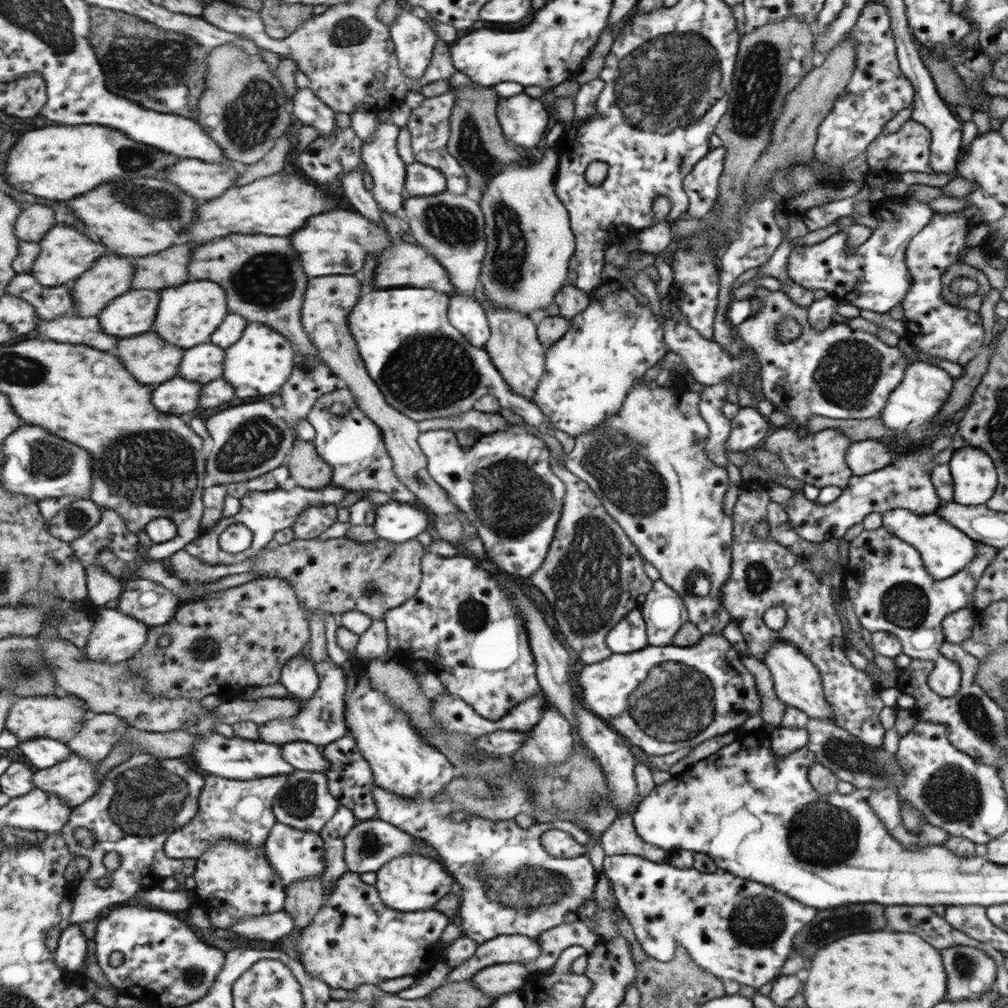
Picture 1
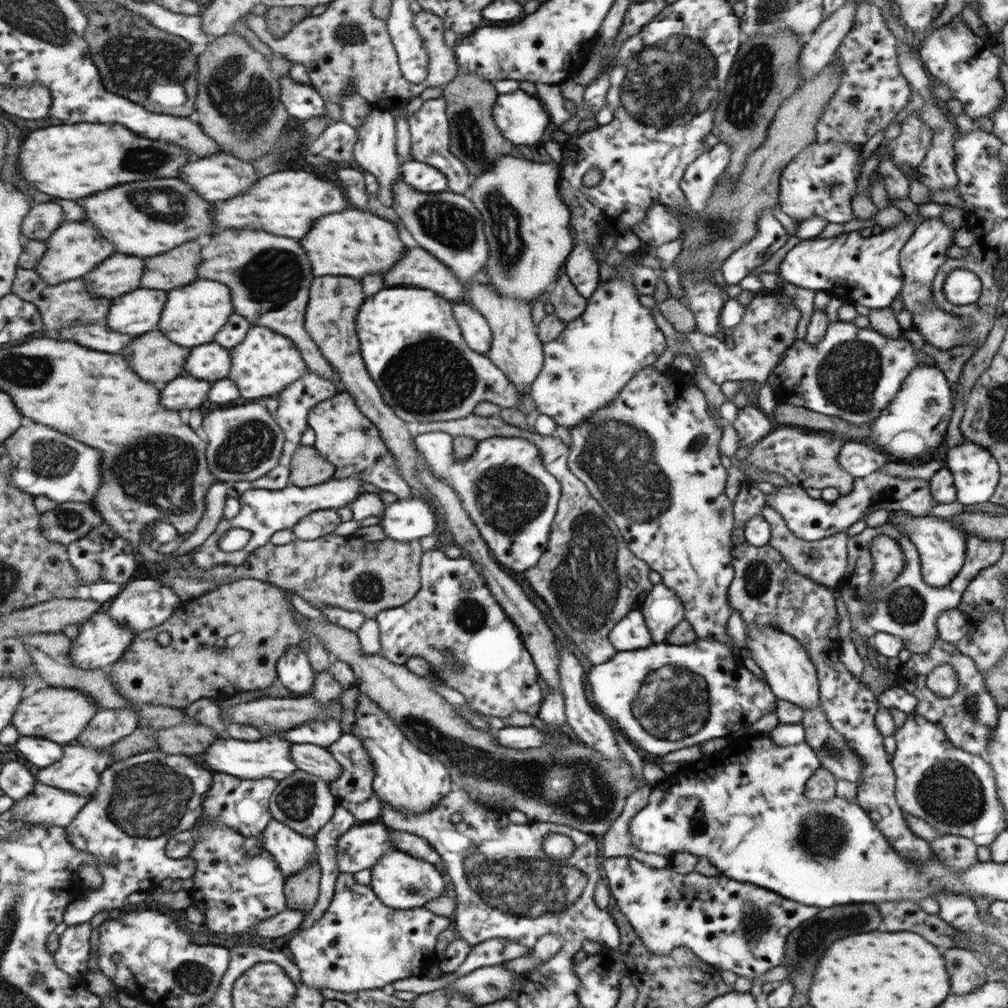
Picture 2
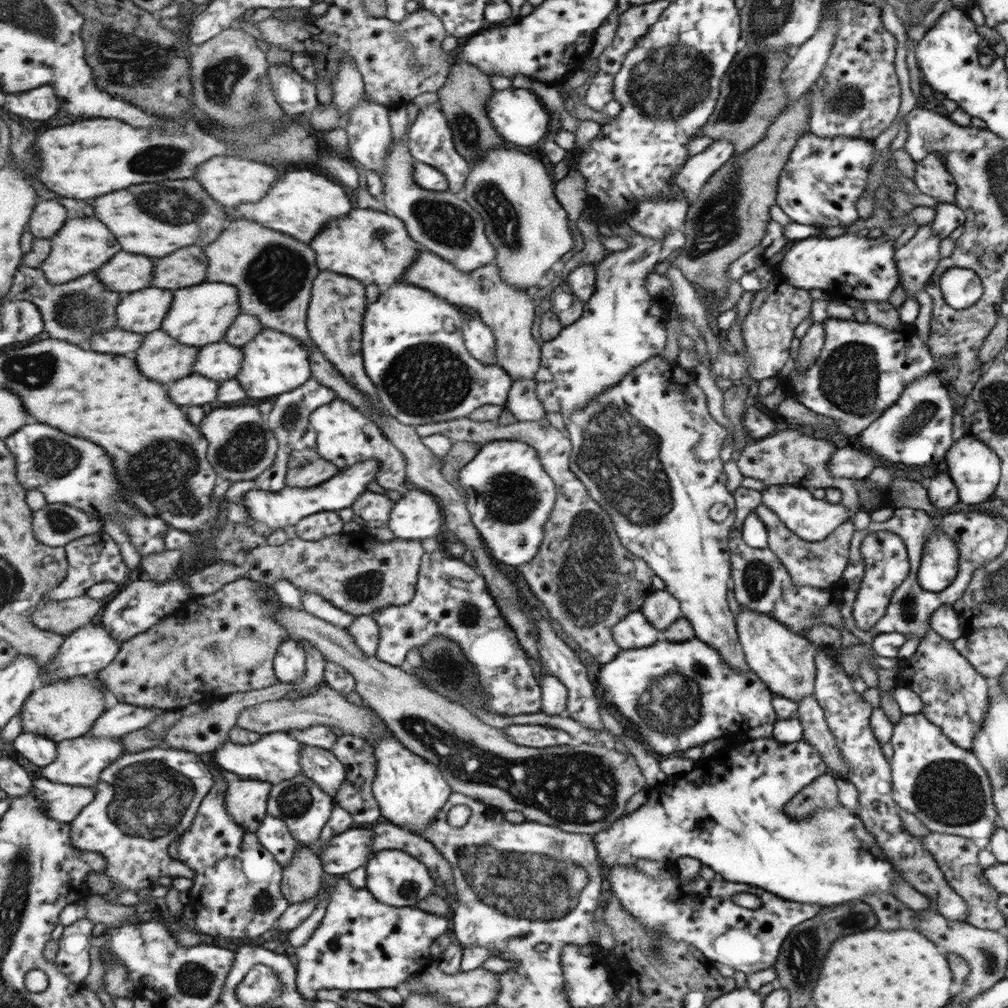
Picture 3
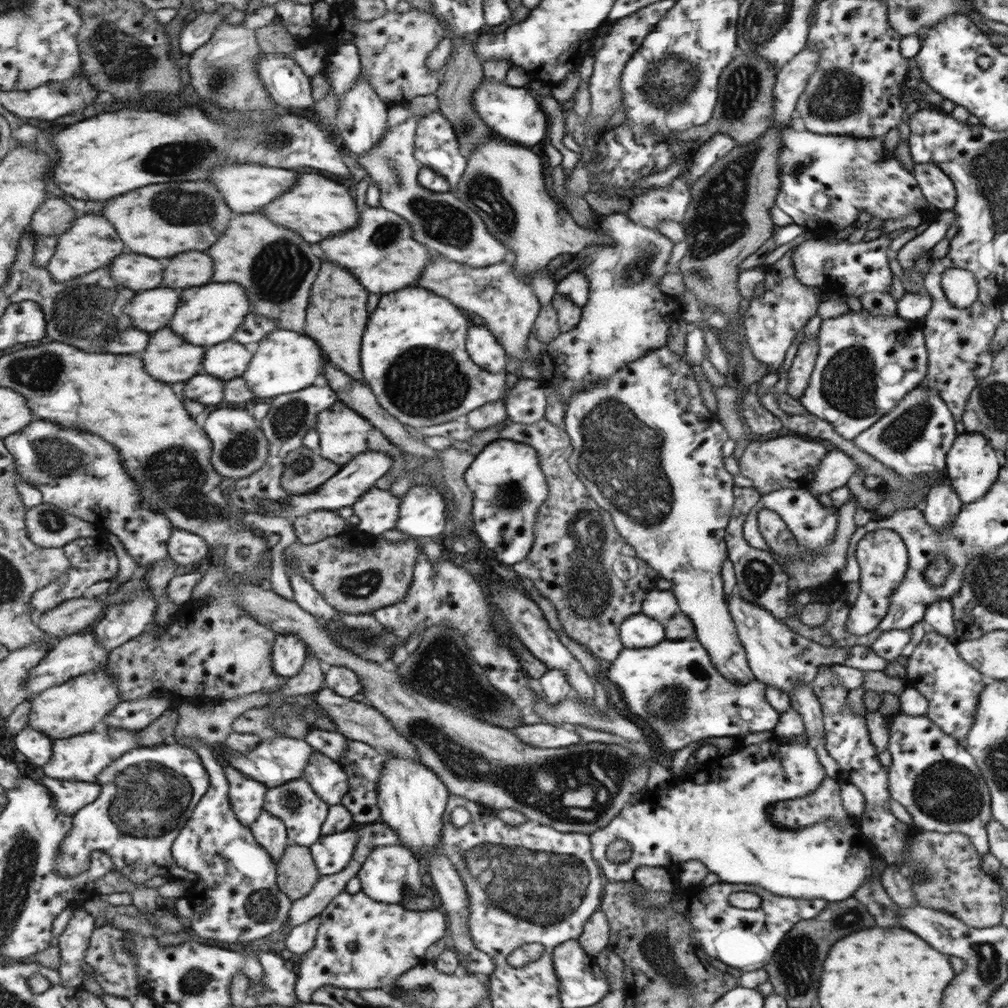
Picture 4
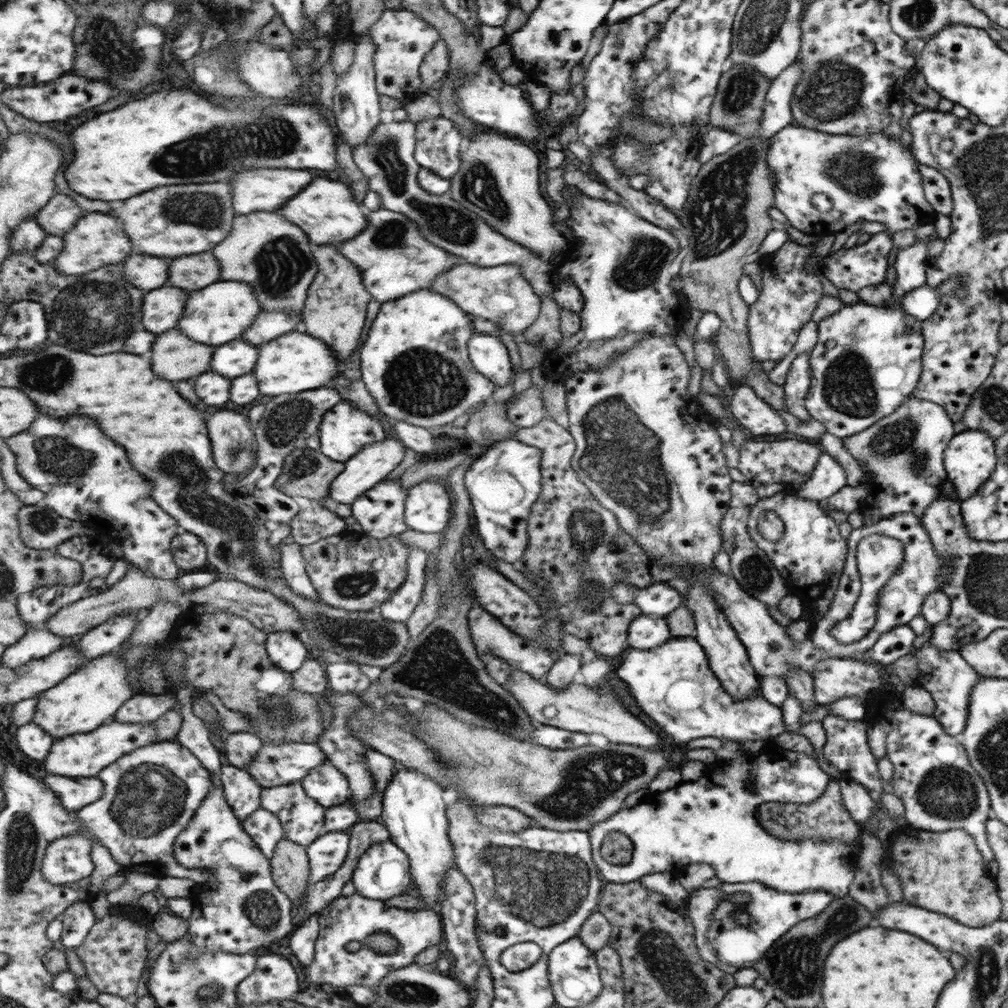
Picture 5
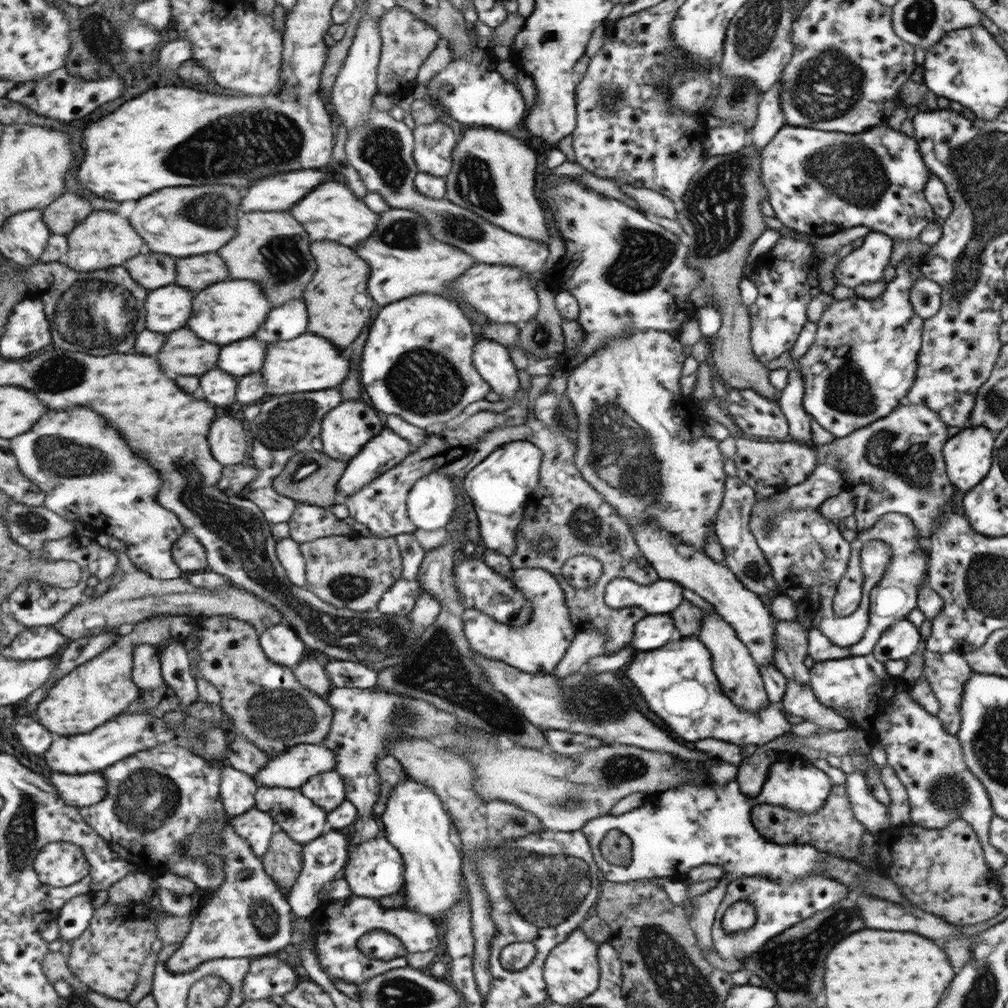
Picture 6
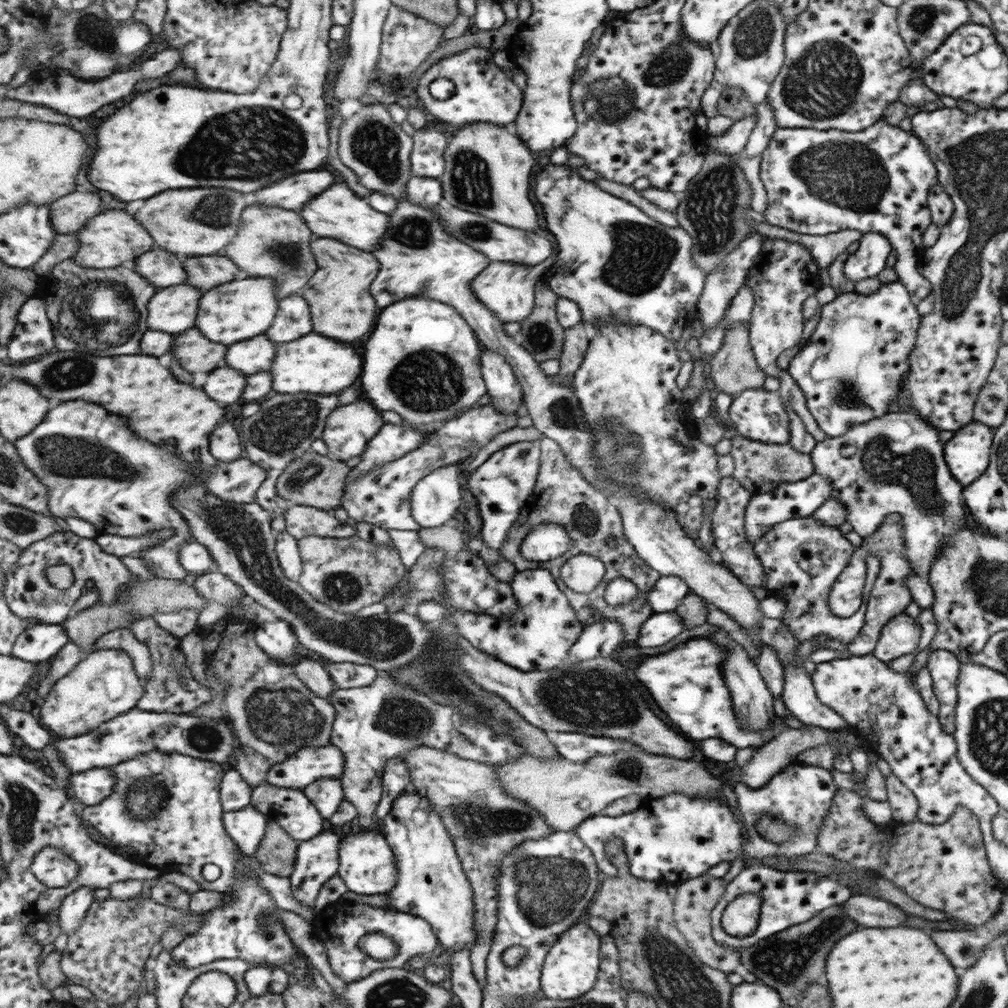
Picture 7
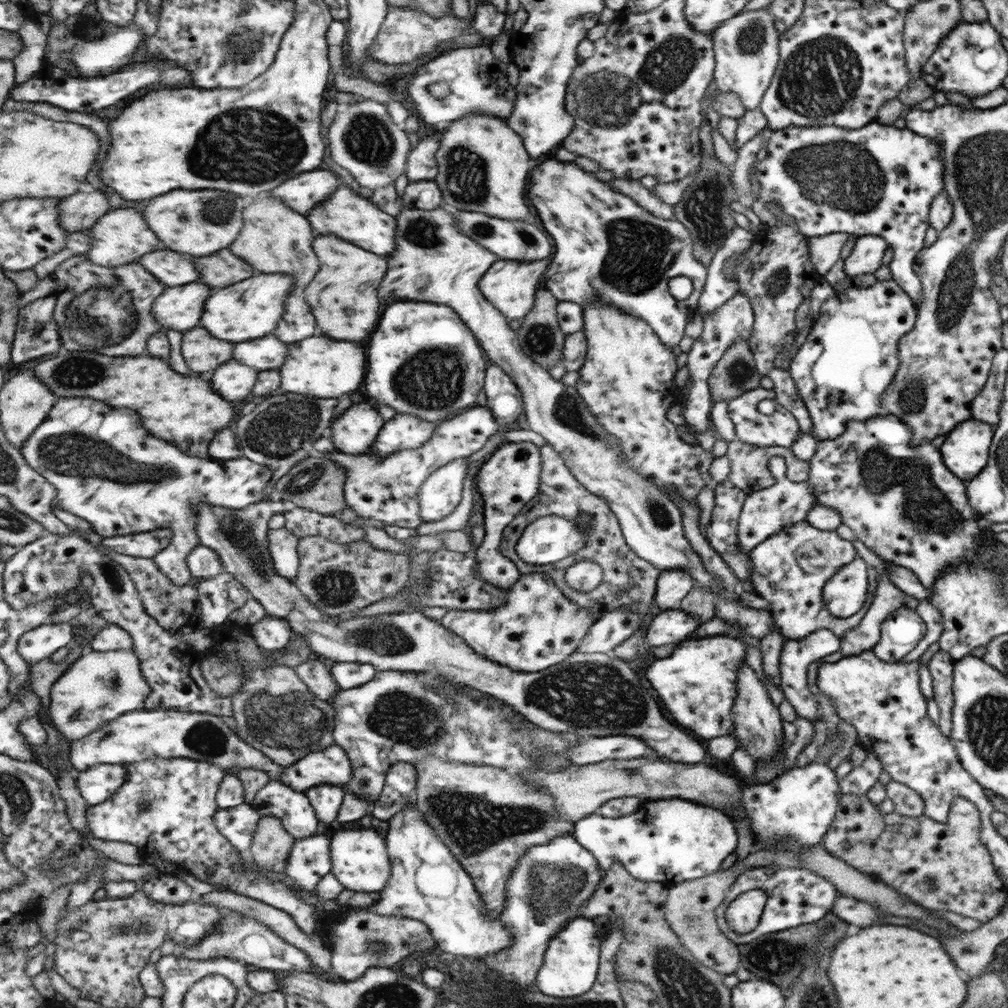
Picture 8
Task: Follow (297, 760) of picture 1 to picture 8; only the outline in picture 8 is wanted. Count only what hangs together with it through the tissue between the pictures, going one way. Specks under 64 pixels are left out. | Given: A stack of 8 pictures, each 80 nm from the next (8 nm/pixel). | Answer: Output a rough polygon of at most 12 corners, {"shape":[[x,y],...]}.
{"shape":[[321,784],[307,791],[321,823],[331,824],[345,800],[343,787]]}

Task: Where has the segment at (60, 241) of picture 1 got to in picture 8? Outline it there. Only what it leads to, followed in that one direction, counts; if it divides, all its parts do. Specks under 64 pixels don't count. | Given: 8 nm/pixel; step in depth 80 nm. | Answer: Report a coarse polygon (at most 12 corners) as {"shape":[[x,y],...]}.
{"shape":[[137,208],[109,212],[89,230],[93,264],[138,263],[165,244]]}

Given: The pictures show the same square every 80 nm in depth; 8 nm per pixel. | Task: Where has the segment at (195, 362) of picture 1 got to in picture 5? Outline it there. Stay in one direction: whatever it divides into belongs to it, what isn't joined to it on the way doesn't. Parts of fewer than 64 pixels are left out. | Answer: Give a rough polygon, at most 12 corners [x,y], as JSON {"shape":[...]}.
{"shape":[[242,338],[217,348],[213,370],[253,372],[260,346]]}

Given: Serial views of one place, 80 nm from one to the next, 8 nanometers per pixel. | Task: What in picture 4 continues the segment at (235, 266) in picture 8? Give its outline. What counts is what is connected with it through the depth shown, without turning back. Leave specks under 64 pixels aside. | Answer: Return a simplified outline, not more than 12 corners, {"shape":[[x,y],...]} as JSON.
{"shape":[[183,252],[167,264],[167,286],[213,282],[205,252]]}

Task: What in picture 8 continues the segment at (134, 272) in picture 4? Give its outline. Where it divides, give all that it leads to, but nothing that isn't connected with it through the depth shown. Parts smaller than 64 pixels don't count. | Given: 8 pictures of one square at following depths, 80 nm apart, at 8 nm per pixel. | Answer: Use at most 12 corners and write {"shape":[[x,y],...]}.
{"shape":[[159,250],[138,262],[169,287],[199,281],[193,260]]}

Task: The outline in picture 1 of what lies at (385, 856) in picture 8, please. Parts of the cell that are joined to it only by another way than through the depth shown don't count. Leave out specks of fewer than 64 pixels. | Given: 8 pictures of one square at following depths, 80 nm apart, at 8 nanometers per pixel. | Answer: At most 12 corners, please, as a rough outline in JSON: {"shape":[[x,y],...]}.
{"shape":[[393,858],[375,885],[389,908],[431,909],[449,892],[437,862]]}

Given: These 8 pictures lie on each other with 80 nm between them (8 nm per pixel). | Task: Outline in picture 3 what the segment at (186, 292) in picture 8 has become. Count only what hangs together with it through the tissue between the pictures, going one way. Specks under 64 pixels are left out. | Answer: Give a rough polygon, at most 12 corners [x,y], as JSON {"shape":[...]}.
{"shape":[[163,288],[126,294],[119,326],[149,334],[161,328],[175,294]]}

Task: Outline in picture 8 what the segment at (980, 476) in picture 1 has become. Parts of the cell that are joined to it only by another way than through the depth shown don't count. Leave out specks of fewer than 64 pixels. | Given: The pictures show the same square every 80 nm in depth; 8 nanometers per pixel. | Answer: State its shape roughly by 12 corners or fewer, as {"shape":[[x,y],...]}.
{"shape":[[971,418],[939,447],[961,480],[985,466],[993,426]]}

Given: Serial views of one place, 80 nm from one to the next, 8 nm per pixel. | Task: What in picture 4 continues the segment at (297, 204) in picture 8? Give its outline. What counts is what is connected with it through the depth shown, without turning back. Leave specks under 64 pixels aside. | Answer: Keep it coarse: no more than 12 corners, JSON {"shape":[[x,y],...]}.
{"shape":[[233,164],[213,182],[239,214],[259,213],[301,174]]}

